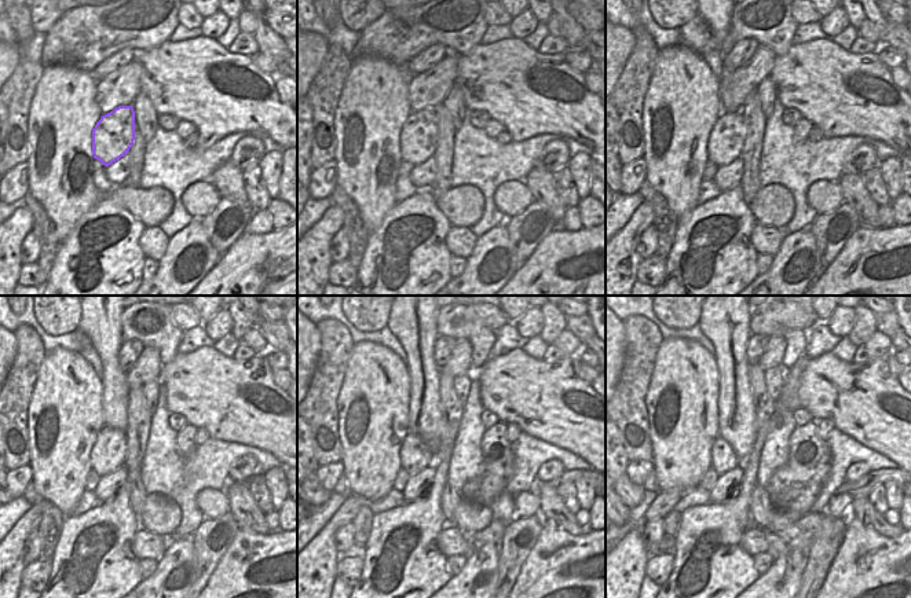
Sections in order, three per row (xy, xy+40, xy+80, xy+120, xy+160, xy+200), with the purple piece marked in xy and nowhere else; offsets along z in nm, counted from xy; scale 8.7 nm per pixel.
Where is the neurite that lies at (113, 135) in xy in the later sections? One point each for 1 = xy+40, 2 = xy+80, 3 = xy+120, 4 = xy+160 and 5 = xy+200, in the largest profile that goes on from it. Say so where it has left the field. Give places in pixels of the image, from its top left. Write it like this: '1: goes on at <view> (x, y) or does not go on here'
1: goes on at xy+40 (419, 138)
2: goes on at xy+80 (727, 139)
3: goes on at xy+120 (108, 454)
4: goes on at xy+160 (414, 454)
5: goes on at xy+200 (723, 457)

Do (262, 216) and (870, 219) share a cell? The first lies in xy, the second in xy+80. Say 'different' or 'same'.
different

